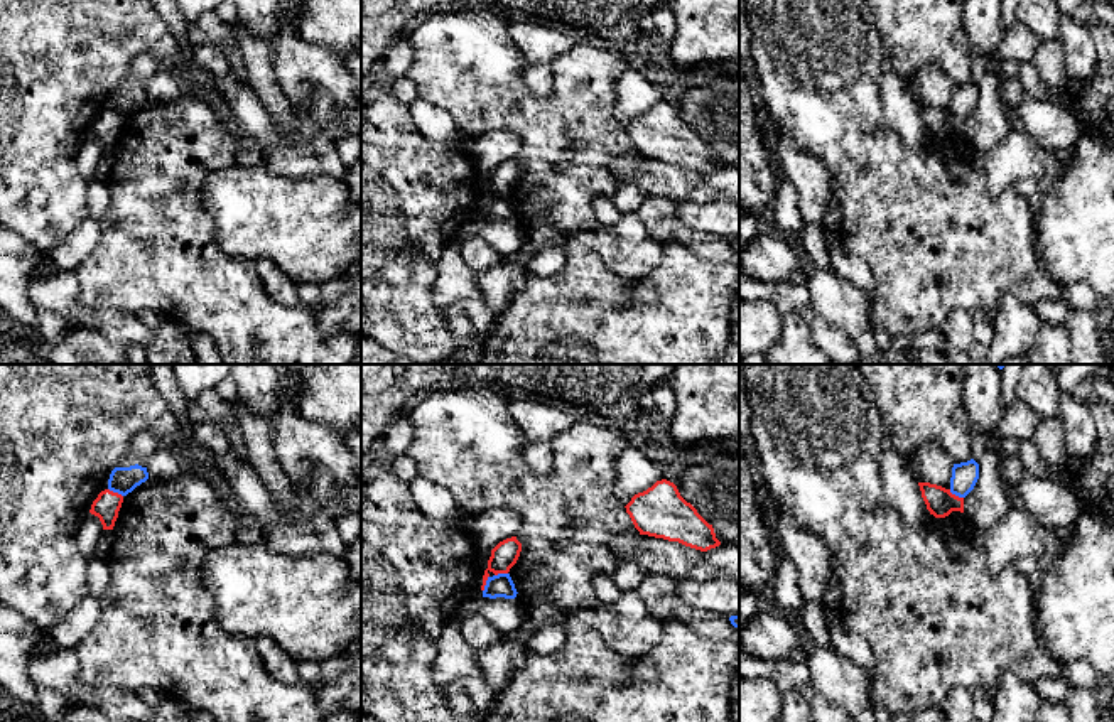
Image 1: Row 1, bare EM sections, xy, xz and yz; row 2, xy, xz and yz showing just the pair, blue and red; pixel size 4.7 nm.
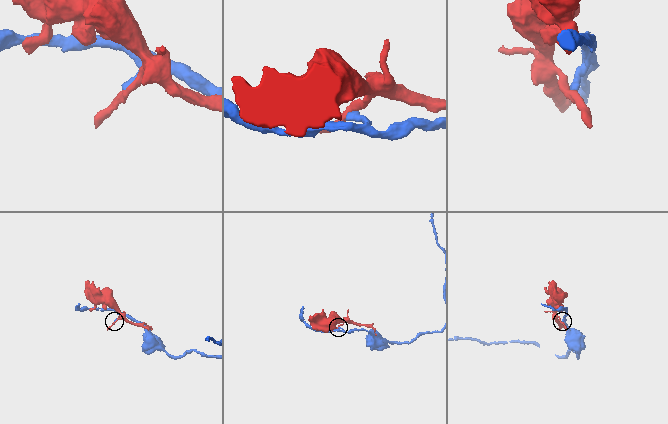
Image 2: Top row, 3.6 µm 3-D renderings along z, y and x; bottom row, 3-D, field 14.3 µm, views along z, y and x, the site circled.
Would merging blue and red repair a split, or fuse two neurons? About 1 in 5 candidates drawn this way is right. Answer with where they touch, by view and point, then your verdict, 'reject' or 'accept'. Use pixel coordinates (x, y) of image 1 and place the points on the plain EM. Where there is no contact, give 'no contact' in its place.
yz (956, 117) | reject

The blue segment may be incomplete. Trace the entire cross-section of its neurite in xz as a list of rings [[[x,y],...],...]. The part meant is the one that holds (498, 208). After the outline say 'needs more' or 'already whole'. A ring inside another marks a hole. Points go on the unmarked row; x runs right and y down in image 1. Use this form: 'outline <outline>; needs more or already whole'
outline [[[498,196],[493,199],[488,199],[483,219],[496,221],[496,219],[505,219],[505,221],[515,221],[516,219],[516,211],[515,206],[510,199],[510,196]]]; already whole

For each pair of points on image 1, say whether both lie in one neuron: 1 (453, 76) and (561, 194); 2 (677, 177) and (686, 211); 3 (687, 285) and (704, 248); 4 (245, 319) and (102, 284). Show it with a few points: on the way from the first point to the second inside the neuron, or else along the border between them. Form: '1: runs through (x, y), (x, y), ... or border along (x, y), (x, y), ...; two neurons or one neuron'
1: runs through (486, 90), (546, 149), (546, 161); one neuron
2: border along (721, 198), (677, 203); two neurons
3: border along (664, 243), (682, 243), (699, 257), (721, 262); two neurons
4: runs through (210, 290), (196, 284), (137, 284); one neuron

